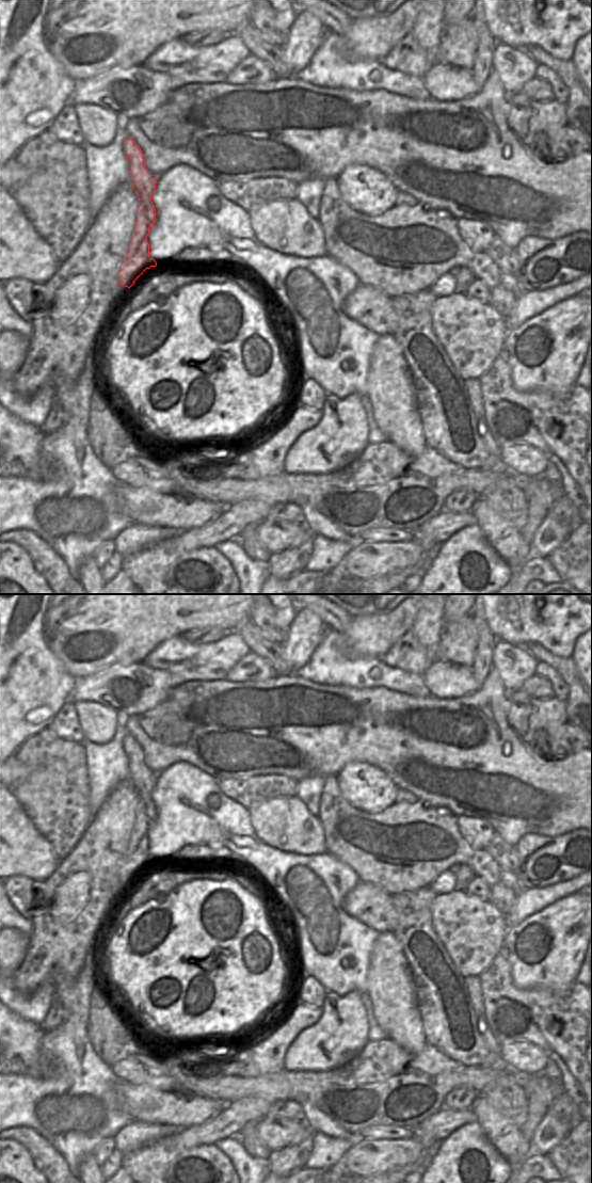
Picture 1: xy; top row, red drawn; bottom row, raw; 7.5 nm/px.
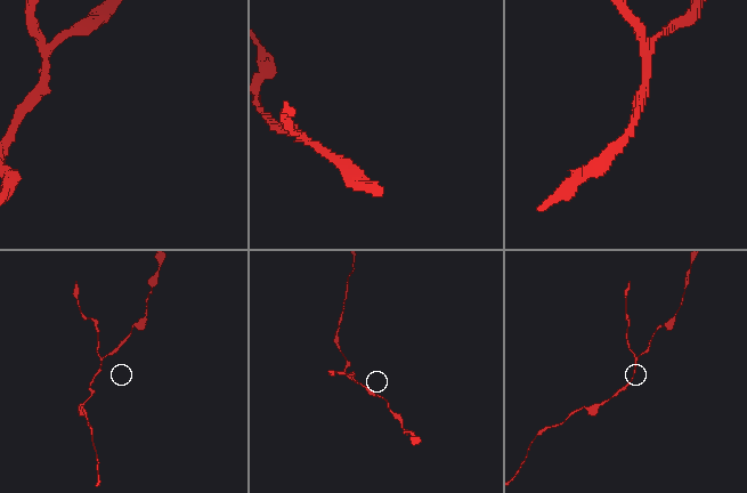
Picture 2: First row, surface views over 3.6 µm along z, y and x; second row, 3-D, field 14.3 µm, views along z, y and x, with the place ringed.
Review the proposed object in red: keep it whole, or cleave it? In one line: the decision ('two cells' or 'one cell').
two cells

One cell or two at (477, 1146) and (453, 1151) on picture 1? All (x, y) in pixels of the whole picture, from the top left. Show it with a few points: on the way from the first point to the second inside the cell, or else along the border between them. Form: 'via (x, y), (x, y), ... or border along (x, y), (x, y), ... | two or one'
via (472, 1147), (459, 1151) | one

